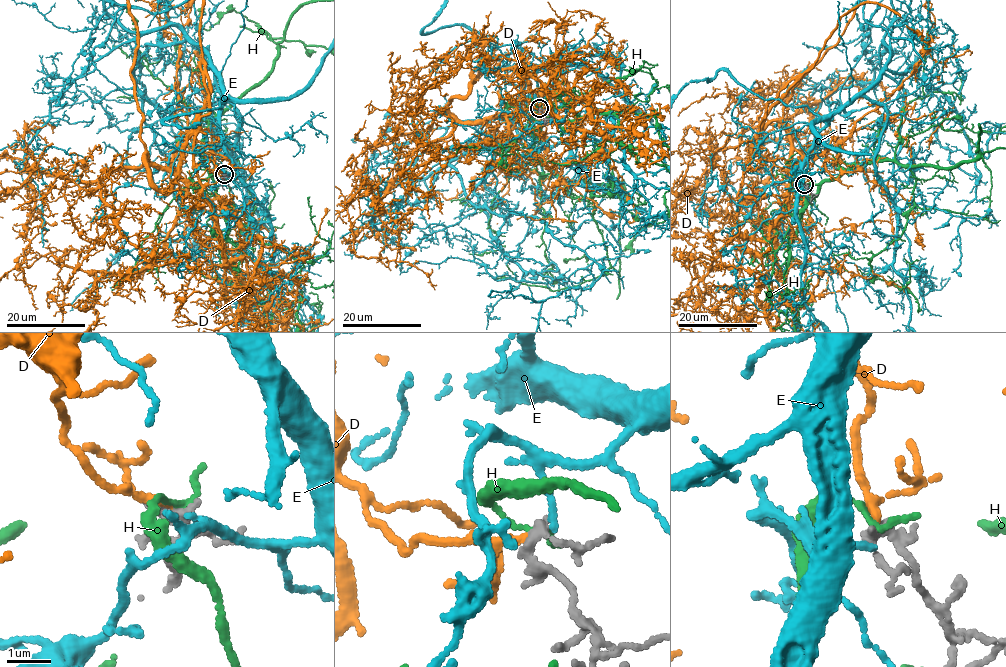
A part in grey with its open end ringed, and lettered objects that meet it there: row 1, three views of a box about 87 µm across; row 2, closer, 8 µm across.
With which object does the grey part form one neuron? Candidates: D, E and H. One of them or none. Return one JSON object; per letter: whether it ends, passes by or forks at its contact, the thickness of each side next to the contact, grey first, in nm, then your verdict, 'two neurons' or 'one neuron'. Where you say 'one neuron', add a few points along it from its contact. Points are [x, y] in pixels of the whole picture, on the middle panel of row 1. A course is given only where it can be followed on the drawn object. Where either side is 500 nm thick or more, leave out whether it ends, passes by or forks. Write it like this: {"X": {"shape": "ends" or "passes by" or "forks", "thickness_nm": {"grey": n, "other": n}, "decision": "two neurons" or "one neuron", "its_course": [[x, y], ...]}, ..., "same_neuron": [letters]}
{"D": {"shape": "passes by", "thickness_nm": {"grey": 180, "other": 130}, "decision": "one neuron", "its_course": [[539, 108], [520, 104], [502, 144], [489, 126], [439, 110], [432, 129]]}, "E": {"shape": "ends", "thickness_nm": {"grey": 160, "other": 150}, "decision": "two neurons"}, "H": {"shape": "passes by", "thickness_nm": {"grey": 170, "other": 110}, "decision": "two neurons"}, "same_neuron": ["D"]}

